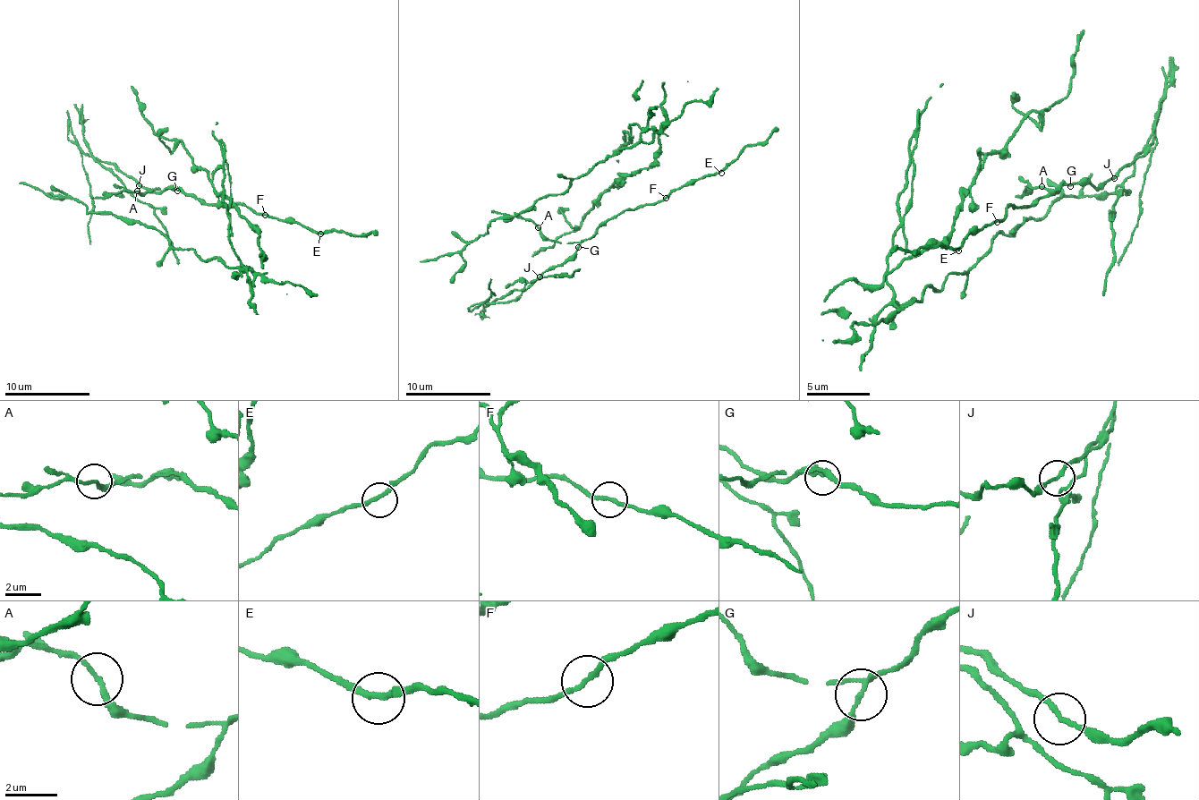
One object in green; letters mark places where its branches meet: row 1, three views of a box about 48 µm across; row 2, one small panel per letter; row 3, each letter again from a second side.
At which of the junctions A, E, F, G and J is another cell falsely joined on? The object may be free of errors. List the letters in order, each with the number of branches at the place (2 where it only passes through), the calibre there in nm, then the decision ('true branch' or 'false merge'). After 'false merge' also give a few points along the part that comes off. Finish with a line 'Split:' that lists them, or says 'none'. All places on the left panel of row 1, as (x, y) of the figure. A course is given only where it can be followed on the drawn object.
A: branches 2; calibre 180 nm; true branch
E: branches 2; calibre 200 nm; true branch
F: branches 2; calibre 190 nm; true branch
G: branches 3; calibre 180 nm; true branch
J: branches 2; calibre 170 nm; false merge
Split: J

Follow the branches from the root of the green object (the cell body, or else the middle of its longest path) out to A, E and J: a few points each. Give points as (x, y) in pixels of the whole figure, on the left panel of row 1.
A: (163, 235), (156, 229), (129, 223), (105, 210), (105, 200), (114, 193), (137, 191)
E: (163, 235), (109, 215), (105, 200), (122, 191), (182, 189), (208, 204), (243, 204), (320, 234)
J: (163, 235), (156, 229), (129, 223), (105, 210), (105, 200), (114, 193), (177, 189), (148, 191), (139, 184)

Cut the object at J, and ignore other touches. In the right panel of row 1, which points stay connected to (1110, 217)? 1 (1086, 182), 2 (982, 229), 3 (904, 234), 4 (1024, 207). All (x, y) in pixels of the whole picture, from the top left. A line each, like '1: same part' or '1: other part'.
1: other part
2: other part
3: same part
4: other part

